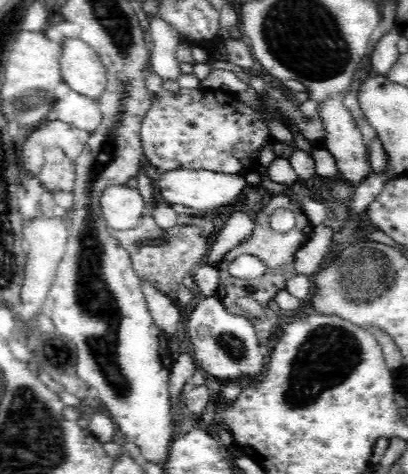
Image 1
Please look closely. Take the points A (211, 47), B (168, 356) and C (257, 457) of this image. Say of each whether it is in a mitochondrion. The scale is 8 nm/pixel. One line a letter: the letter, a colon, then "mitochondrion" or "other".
A: other
B: other
C: other

